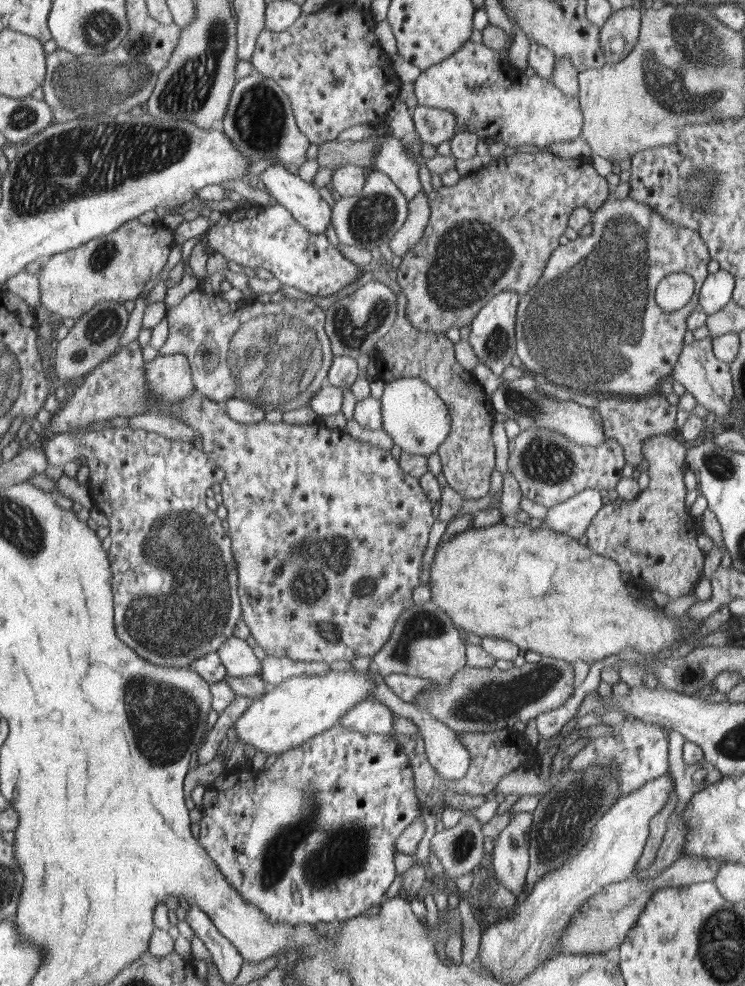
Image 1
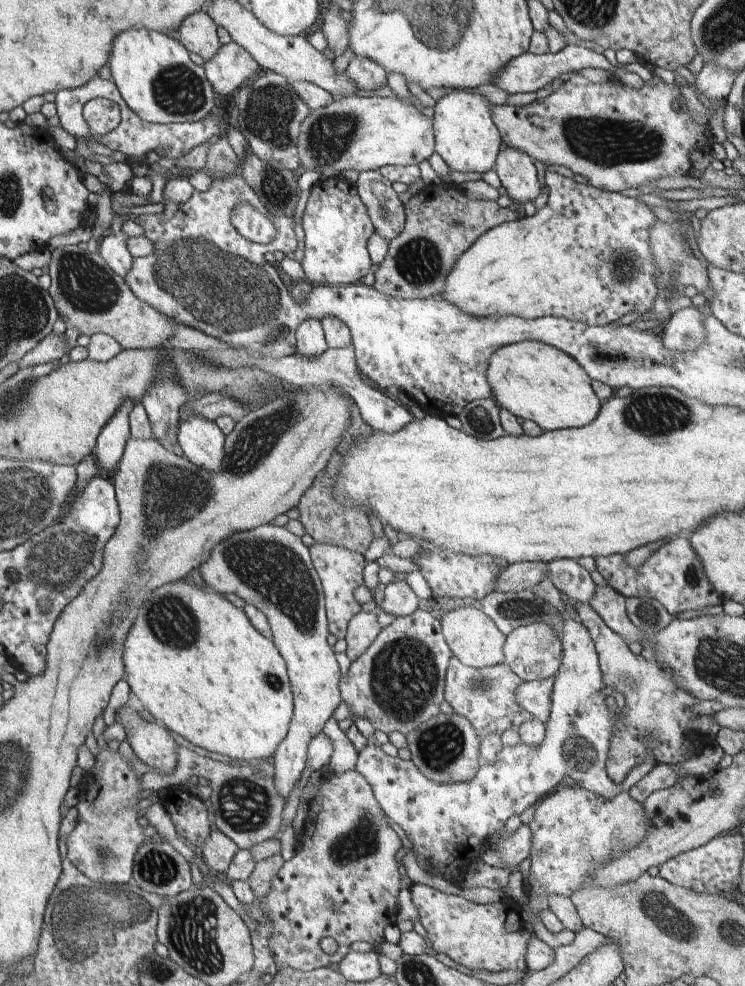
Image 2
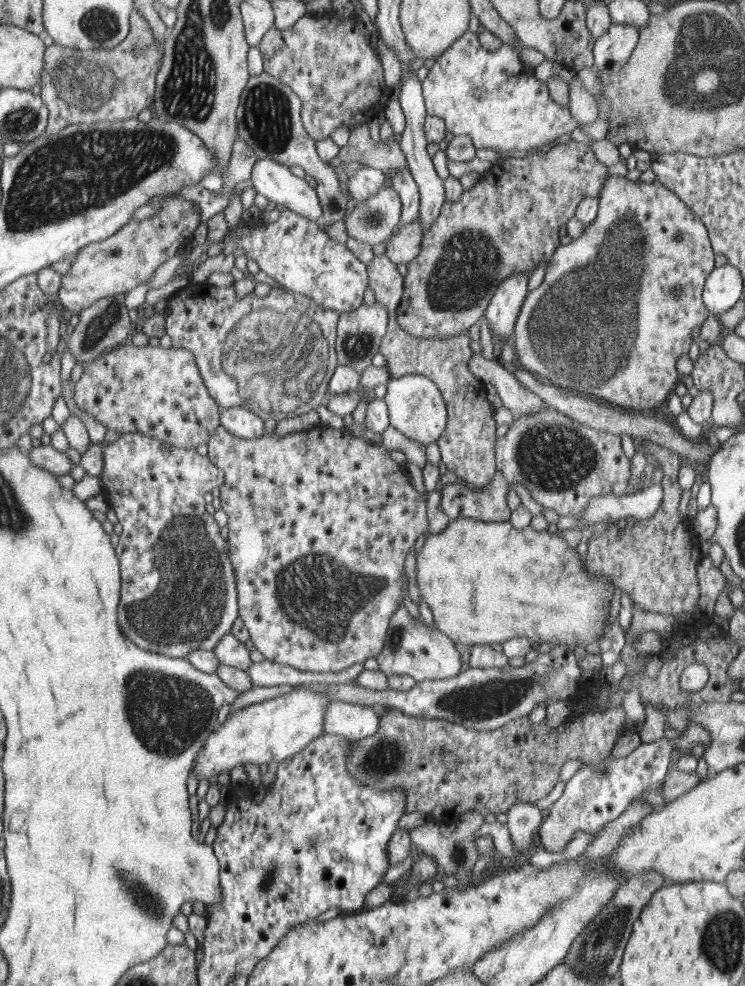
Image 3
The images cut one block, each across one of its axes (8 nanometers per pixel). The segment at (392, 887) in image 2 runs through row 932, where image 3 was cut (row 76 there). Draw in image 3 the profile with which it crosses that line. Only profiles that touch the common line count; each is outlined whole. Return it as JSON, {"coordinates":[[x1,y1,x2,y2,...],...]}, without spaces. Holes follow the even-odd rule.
{"coordinates":[[333,8,320,16,306,15,288,30,274,26,262,38,259,49,264,72,279,78,302,99,301,121,315,141,331,138,338,127,367,124,391,98,380,60,356,28,354,16,340,18]]}

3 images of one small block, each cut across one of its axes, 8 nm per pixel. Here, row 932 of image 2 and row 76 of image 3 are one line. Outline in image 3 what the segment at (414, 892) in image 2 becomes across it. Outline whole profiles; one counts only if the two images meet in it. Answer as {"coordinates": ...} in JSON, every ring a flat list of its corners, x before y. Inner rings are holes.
{"coordinates":[[466,32,436,59,422,81,427,114,445,122,449,137,469,136,476,148,489,148,499,152,520,150,526,154,532,148,547,148,568,138,581,124,568,107,561,106,549,94,548,83,536,79,533,70,526,68,519,57,520,49,521,42,516,38,514,43,503,43,500,49,490,51,481,46,479,35]]}

